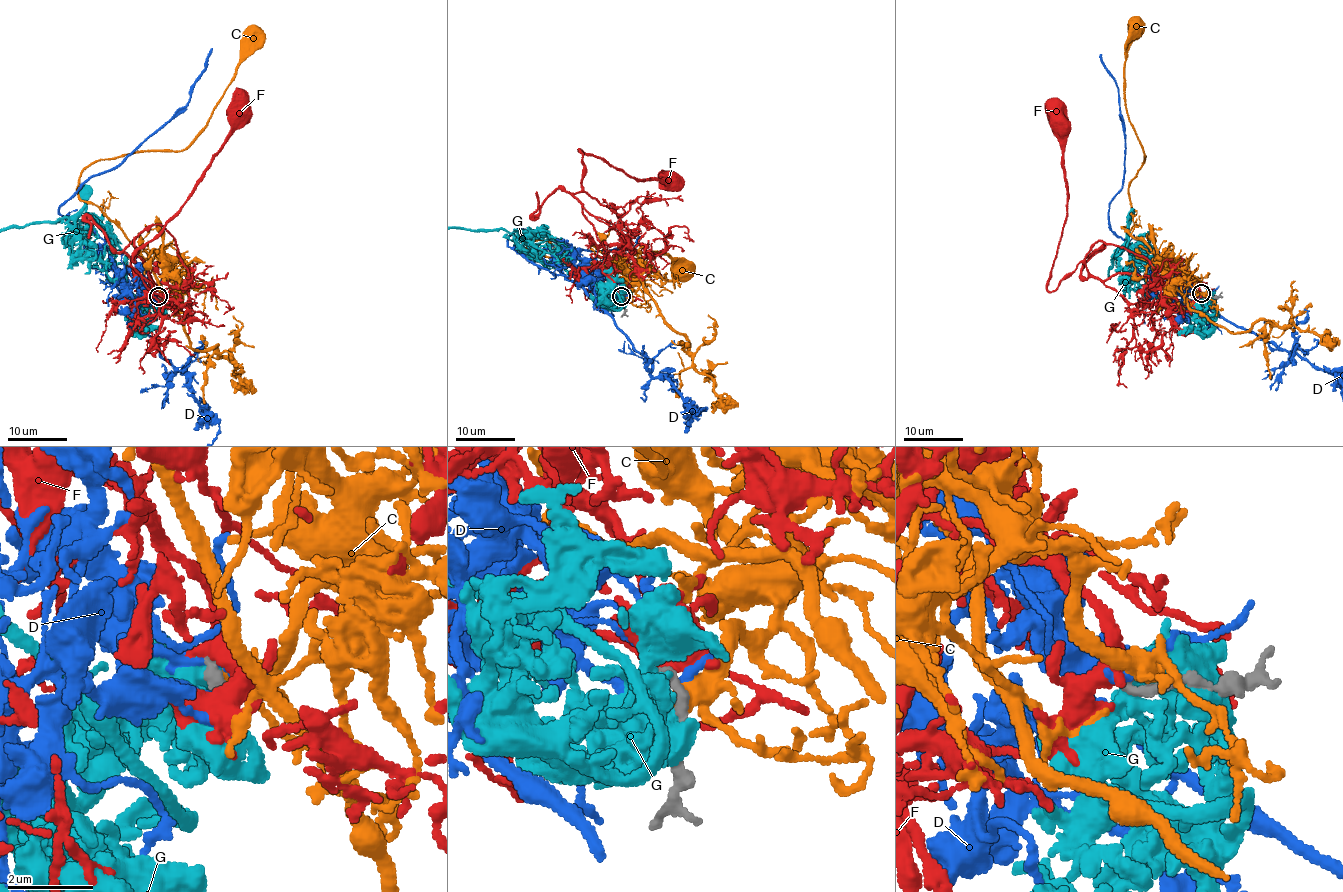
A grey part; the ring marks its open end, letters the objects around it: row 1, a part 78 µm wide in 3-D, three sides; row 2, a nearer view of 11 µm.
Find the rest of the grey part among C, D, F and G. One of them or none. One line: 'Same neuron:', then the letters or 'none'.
Same neuron: F

